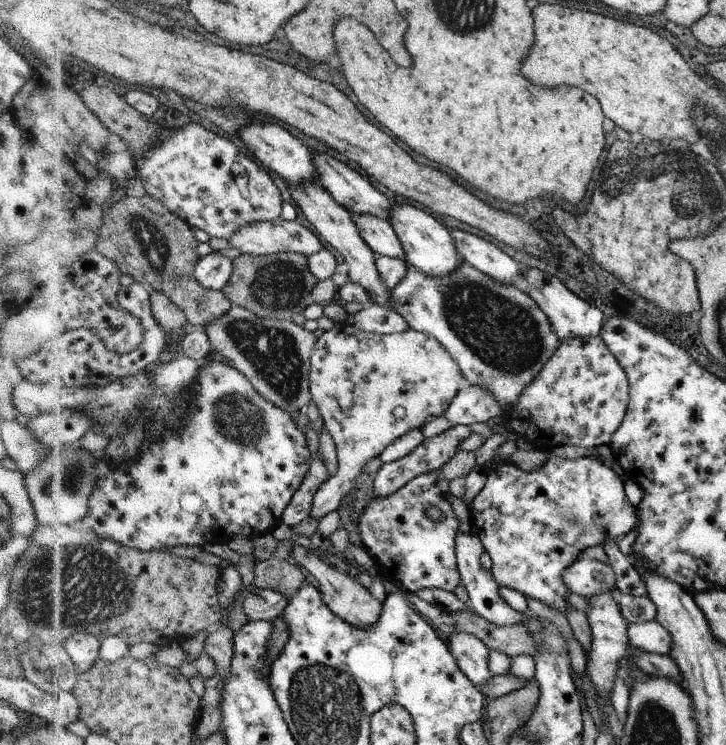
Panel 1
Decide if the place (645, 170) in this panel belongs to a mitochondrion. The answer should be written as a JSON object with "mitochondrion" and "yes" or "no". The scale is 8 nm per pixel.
{"mitochondrion":"yes"}

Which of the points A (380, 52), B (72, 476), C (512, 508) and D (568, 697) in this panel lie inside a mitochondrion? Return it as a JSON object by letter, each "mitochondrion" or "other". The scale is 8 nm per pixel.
{"A":"other","B":"mitochondrion","C":"other","D":"other"}

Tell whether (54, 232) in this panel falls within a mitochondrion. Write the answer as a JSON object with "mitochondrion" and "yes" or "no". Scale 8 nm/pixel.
{"mitochondrion":"no"}

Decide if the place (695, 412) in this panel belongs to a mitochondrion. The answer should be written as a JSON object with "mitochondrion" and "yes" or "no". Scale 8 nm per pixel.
{"mitochondrion":"yes"}

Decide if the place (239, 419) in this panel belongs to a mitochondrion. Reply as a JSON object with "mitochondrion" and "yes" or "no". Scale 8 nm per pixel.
{"mitochondrion":"yes"}

